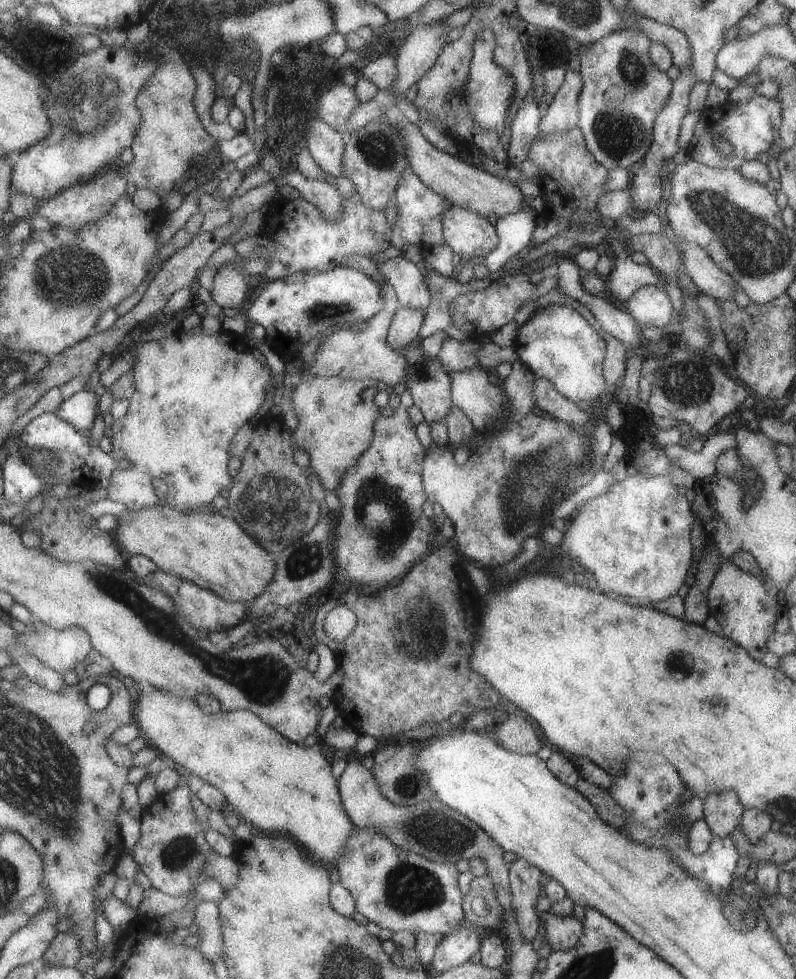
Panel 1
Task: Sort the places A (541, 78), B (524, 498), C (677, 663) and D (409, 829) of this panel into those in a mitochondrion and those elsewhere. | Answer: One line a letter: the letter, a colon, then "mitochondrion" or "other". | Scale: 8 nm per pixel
A: other
B: mitochondrion
C: mitochondrion
D: mitochondrion

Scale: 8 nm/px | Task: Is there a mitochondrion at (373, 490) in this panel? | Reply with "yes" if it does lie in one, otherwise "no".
yes

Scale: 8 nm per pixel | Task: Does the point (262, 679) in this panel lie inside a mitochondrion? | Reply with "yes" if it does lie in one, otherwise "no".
yes

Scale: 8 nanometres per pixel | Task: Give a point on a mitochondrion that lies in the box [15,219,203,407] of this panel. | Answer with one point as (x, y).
(92, 277)

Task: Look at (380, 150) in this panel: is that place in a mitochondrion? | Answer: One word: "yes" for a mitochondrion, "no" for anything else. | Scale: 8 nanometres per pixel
yes

